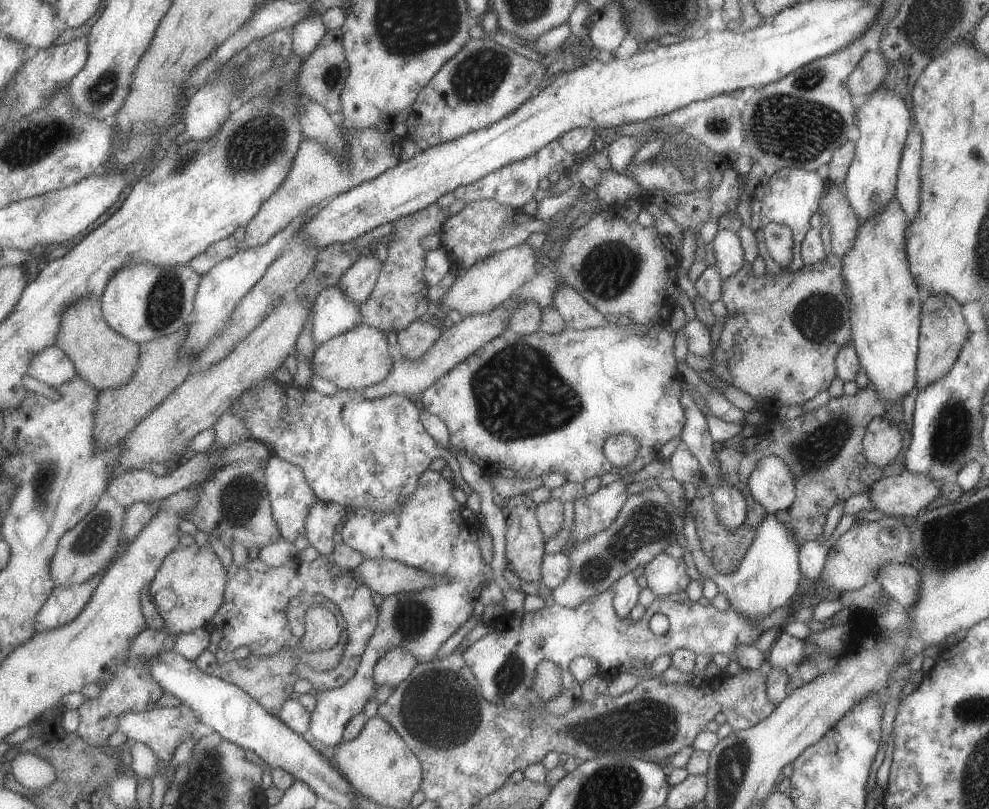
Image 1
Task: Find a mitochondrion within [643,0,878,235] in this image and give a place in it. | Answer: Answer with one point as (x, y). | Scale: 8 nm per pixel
(810, 129)

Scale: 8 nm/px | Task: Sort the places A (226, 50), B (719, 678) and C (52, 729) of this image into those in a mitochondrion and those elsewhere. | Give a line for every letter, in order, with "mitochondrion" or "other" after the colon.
A: other
B: other
C: other

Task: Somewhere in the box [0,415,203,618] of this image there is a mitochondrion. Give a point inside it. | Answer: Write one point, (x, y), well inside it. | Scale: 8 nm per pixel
(93, 535)

